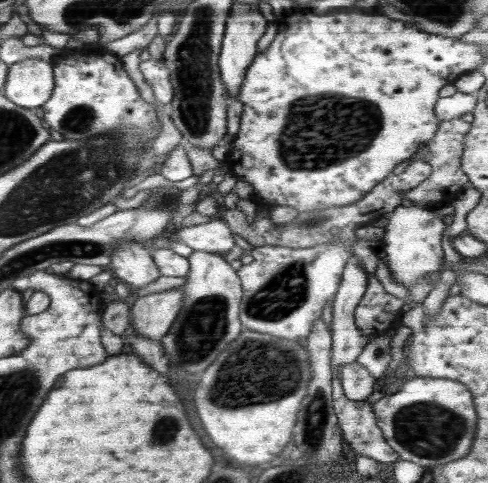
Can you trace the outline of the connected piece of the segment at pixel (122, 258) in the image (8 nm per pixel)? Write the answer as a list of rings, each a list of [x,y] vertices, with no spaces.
[[[123,243],[110,260],[112,275],[133,291],[152,284],[161,275],[152,256],[140,243]]]

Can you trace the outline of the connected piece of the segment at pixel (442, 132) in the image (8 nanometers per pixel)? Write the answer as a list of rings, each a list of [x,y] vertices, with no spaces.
[[[462,118],[443,121],[439,124],[435,136],[421,146],[412,155],[411,160],[427,162],[431,167],[431,174],[424,182],[418,184],[405,194],[404,198],[412,200],[416,205],[431,207],[435,204],[451,204],[469,186],[468,176],[461,170],[462,154],[464,154],[464,138],[471,128],[470,122]]]

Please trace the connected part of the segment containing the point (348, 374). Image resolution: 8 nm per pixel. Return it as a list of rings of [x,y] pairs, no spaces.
[[[352,361],[344,365],[339,379],[344,395],[353,401],[366,400],[372,394],[374,382],[376,382],[368,369],[360,365],[358,361]]]

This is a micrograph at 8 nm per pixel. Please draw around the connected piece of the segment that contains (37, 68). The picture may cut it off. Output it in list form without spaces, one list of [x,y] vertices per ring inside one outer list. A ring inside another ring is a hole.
[[[40,58],[12,64],[3,86],[4,96],[24,109],[42,107],[54,90],[53,66]]]

